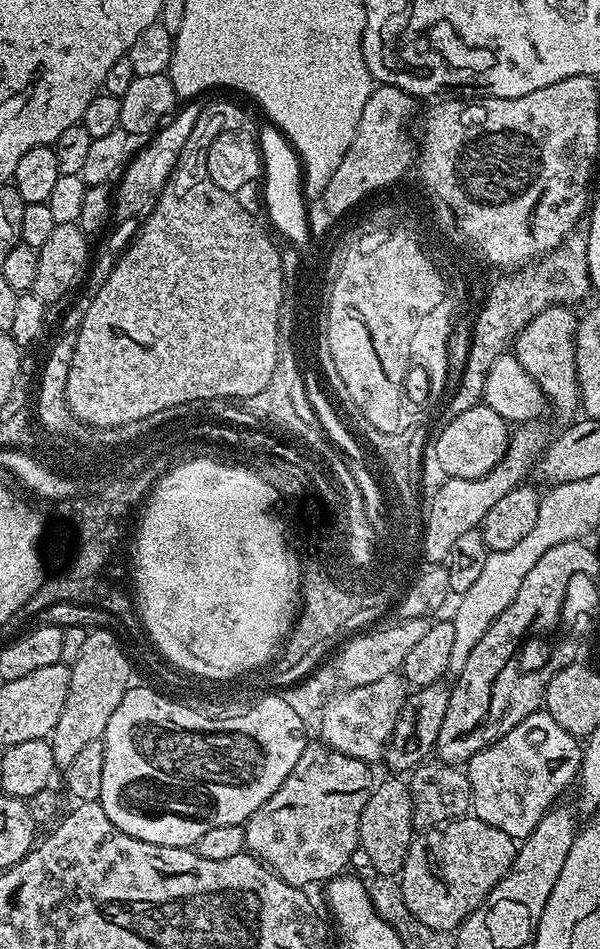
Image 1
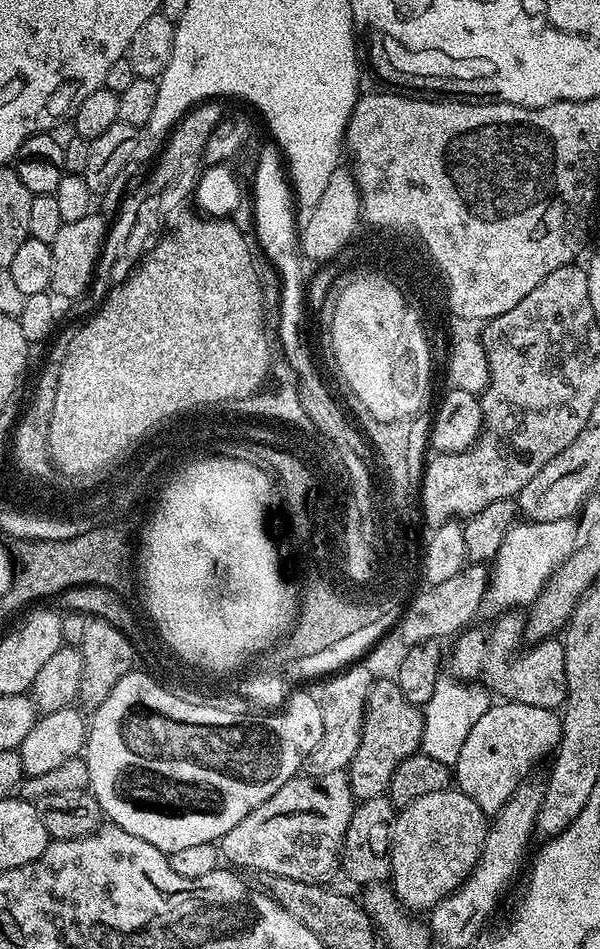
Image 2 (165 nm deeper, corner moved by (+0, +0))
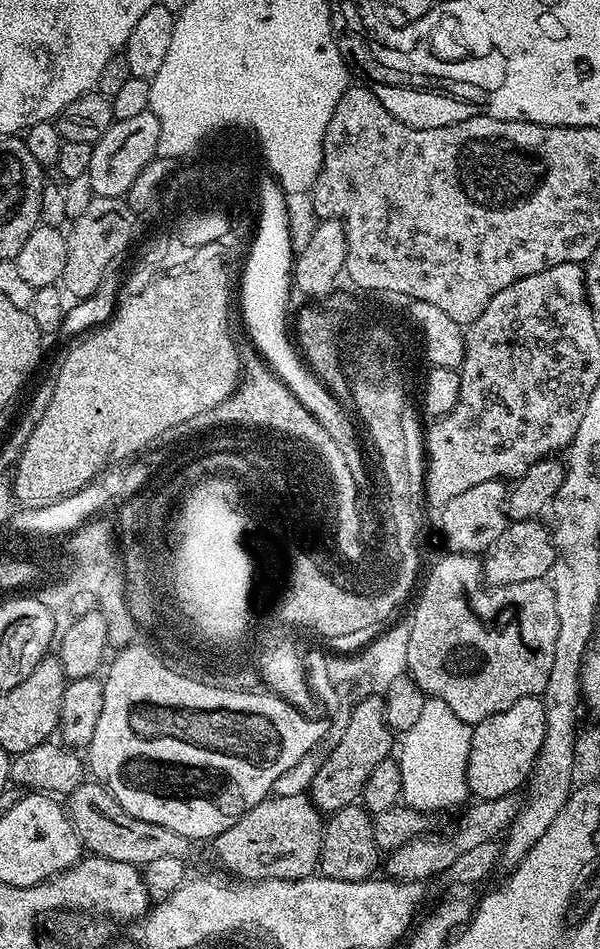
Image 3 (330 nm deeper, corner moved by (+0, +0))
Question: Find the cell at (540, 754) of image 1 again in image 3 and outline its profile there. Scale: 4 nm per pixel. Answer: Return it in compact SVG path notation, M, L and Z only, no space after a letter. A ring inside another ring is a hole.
M523 696L514 702L514 706L506 706L506 710L490 714L486 719L471 729L472 741L466 766L469 793L476 800L493 800L510 796L525 787L526 781L532 774L538 750L542 746L542 738L546 734L546 710L540 696Z

